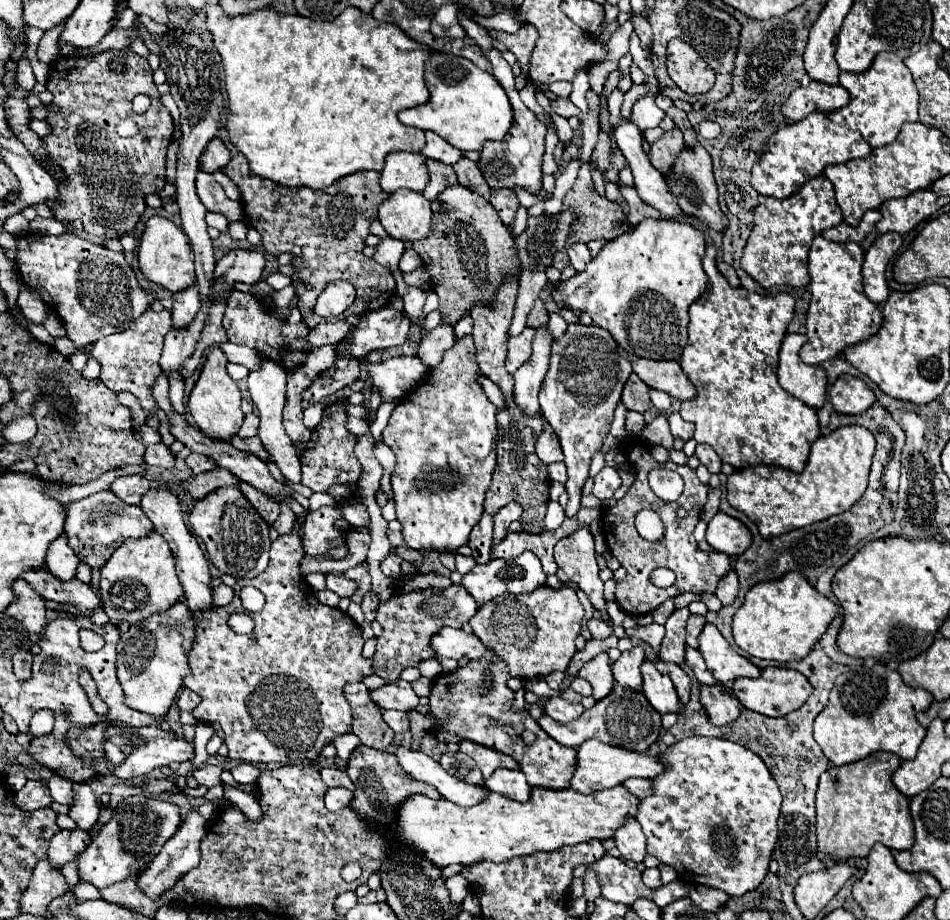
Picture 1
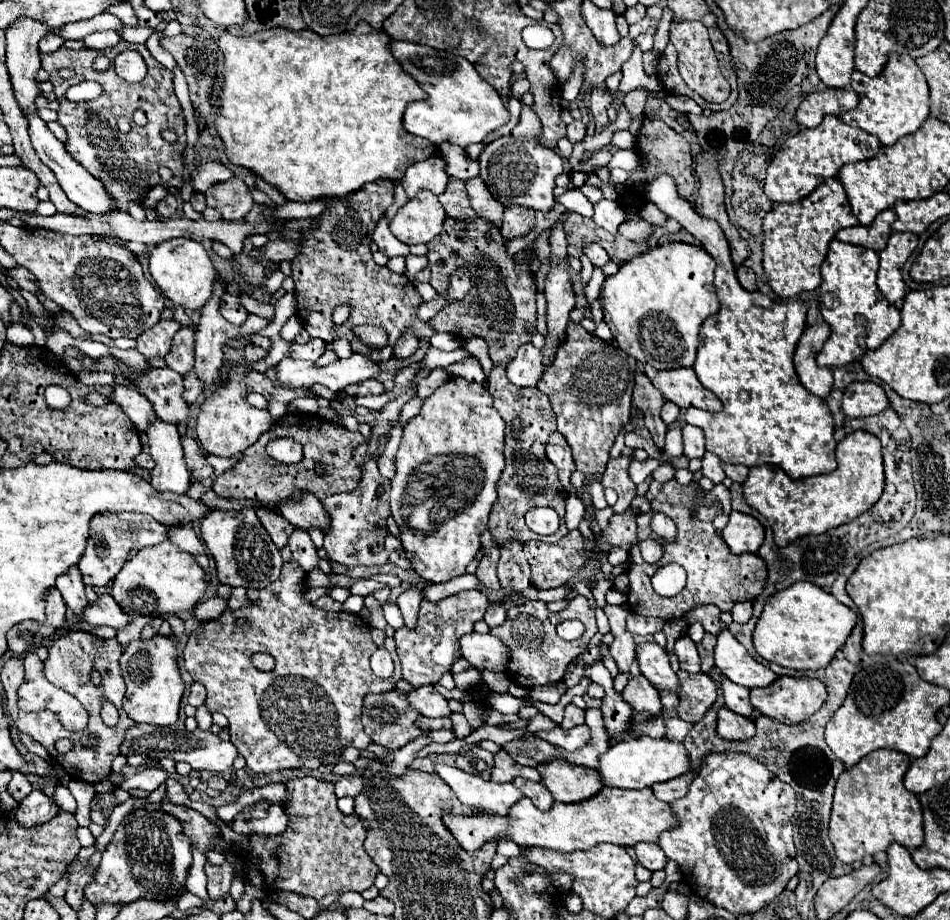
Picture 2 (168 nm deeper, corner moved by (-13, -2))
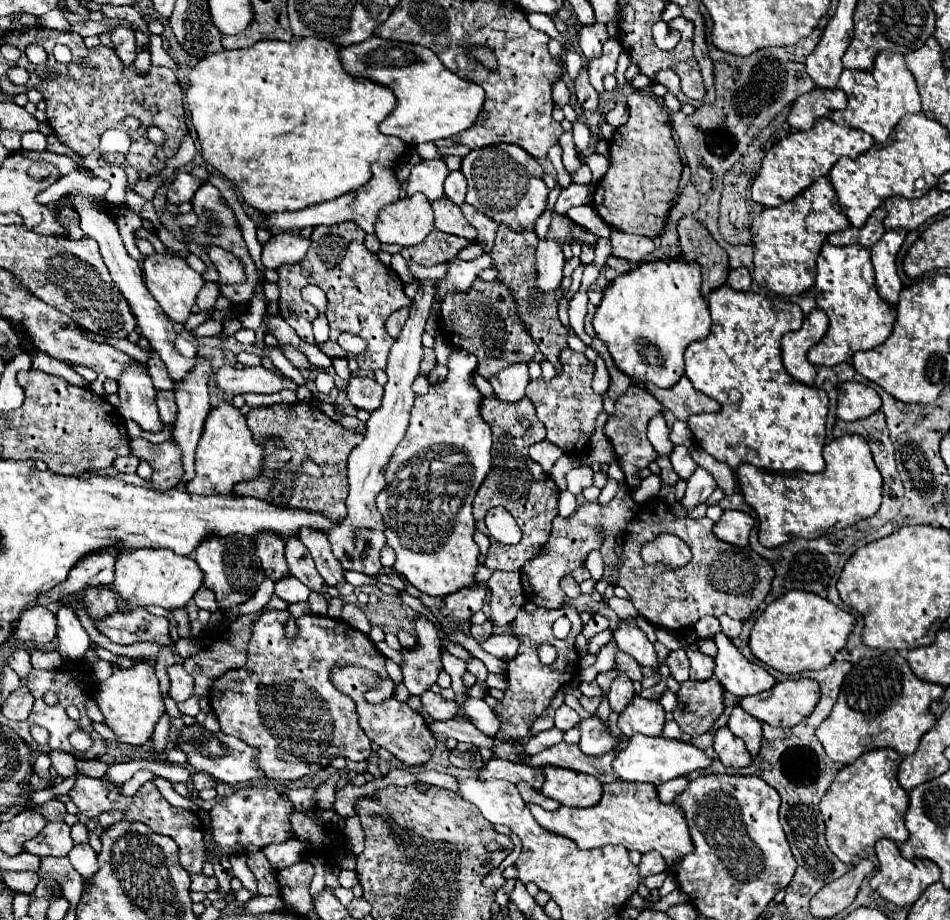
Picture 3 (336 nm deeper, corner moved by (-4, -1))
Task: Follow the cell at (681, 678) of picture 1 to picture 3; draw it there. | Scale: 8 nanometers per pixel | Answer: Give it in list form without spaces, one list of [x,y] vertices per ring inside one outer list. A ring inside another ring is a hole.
[[[716,678],[706,682],[684,682],[680,686],[674,720],[690,736],[708,732],[724,710],[724,688]]]

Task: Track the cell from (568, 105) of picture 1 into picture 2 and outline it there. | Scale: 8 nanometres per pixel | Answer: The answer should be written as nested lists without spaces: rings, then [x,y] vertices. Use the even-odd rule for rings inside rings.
[[[575,119],[571,125],[567,125],[567,137],[571,143],[577,143],[585,137],[585,123],[581,119]]]

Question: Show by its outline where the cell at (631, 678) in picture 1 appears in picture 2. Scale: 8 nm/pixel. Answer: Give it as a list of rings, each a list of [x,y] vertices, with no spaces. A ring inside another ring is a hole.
[[[637,675],[627,681],[627,687],[623,689],[623,699],[633,709],[645,715],[659,715],[663,711],[659,691],[649,683],[645,675]]]

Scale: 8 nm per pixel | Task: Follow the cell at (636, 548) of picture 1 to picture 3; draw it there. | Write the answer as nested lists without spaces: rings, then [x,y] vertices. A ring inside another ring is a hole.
[[[662,500],[646,504],[642,512],[648,514],[646,520],[636,516],[626,528],[626,542],[622,546],[622,560],[618,568],[618,586],[630,594],[632,604],[640,616],[644,616],[654,626],[668,630],[690,630],[706,614],[716,618],[728,614],[734,620],[746,622],[752,612],[758,610],[770,592],[774,576],[774,568],[766,558],[756,554],[750,546],[740,548],[718,540],[712,532],[710,518],[676,520]],[[664,532],[680,536],[692,550],[692,560],[684,568],[668,570],[660,564],[650,566],[642,562],[642,546]]]

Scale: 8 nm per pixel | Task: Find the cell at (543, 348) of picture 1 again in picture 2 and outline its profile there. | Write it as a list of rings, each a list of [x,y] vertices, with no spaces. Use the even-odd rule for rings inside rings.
[[[553,267],[545,281],[547,299],[547,333],[543,347],[543,369],[553,365],[557,349],[565,341],[569,313],[575,307],[575,295],[571,289],[571,275],[563,267]]]

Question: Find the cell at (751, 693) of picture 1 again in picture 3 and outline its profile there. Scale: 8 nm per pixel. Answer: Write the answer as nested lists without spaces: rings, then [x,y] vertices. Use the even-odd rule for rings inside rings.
[[[802,678],[802,680],[784,680],[784,682],[776,682],[770,690],[764,690],[760,694],[754,696],[746,696],[740,700],[740,706],[744,708],[744,712],[748,712],[750,716],[754,716],[760,722],[766,722],[770,726],[778,726],[778,728],[792,728],[798,722],[802,722],[806,716],[812,714],[812,710],[816,708],[820,700],[820,688],[816,680],[810,678]]]

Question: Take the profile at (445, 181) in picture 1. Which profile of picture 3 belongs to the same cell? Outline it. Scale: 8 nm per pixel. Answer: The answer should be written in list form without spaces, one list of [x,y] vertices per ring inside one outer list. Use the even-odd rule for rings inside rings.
[[[448,198],[436,200],[432,202],[432,210],[434,210],[434,228],[446,234],[454,234],[454,236],[462,236],[470,242],[476,242],[476,230],[464,220],[462,210],[452,204]]]

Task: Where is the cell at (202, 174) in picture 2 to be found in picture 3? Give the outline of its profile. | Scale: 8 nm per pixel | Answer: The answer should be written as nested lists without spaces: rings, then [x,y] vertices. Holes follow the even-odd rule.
[[[178,172],[176,178],[170,182],[168,186],[168,202],[170,204],[182,204],[182,202],[190,202],[194,192],[200,188],[200,180],[196,180],[192,174],[188,172]]]

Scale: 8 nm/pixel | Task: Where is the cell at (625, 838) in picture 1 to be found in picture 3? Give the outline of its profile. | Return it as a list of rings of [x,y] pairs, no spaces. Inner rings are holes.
[[[646,852],[642,854],[642,862],[640,862],[640,876],[654,876],[666,870],[666,862],[658,852]]]

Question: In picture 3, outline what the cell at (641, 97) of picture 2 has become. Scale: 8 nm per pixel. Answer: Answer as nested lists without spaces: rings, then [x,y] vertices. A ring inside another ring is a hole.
[[[616,104],[616,106],[606,114],[606,122],[608,122],[610,126],[614,126],[614,128],[622,126],[626,120],[628,120],[628,108],[626,108],[624,104]]]

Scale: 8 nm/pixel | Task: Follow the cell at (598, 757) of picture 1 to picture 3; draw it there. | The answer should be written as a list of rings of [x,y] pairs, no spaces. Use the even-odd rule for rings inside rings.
[[[636,734],[628,740],[628,746],[616,754],[612,768],[616,770],[616,774],[624,782],[650,782],[650,784],[658,786],[658,784],[668,782],[672,778],[686,776],[692,770],[708,768],[710,764],[712,764],[712,758],[690,742],[670,740],[670,738],[664,738],[664,736]]]

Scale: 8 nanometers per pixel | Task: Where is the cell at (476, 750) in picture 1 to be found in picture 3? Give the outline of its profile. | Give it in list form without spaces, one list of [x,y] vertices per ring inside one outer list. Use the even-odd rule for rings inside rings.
[[[492,758],[490,762],[486,762],[486,766],[480,770],[480,778],[482,780],[508,780],[512,784],[518,782],[528,782],[534,790],[540,790],[544,784],[544,774],[540,768],[530,768],[524,764],[514,764],[510,760],[500,760],[500,758]]]

